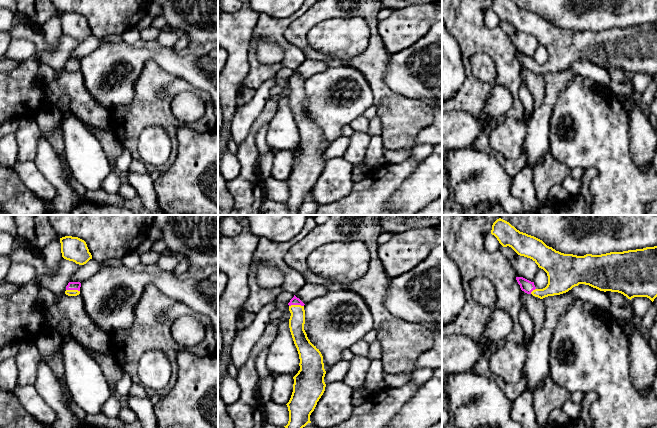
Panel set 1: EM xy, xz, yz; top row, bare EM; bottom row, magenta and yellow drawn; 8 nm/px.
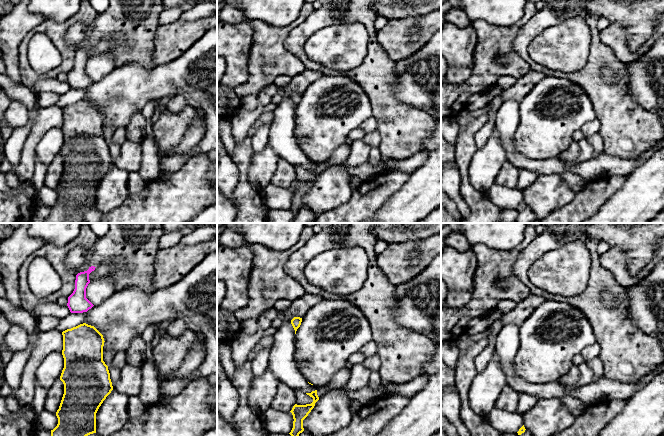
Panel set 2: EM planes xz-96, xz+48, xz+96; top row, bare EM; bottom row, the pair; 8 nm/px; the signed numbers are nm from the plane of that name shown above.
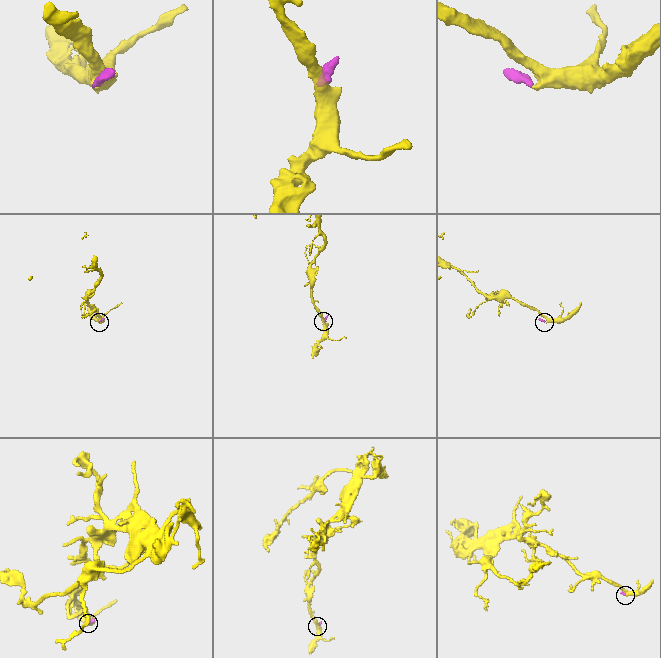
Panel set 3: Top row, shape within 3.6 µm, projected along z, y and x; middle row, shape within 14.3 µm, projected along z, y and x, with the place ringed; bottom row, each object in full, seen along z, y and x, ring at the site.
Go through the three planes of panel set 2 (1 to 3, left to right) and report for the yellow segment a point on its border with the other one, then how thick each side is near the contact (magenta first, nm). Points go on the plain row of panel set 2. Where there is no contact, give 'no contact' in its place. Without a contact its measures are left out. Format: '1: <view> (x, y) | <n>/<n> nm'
1: no contact
2: no contact
3: no contact

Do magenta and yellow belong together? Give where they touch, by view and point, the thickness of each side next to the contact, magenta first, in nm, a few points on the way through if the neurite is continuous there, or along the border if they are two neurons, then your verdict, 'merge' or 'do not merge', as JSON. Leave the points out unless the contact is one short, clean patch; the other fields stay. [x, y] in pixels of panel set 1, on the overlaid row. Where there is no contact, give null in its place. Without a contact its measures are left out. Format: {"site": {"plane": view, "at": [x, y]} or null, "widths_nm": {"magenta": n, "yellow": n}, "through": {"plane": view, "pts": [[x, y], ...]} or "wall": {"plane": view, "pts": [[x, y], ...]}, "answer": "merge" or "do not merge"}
{"site": {"plane": "xz", "at": [296, 304]}, "widths_nm": {"magenta": 60, "yellow": 130}, "through": {"plane": "xz", "pts": [[294, 301], [296, 304], [297, 319]]}, "answer": "merge"}

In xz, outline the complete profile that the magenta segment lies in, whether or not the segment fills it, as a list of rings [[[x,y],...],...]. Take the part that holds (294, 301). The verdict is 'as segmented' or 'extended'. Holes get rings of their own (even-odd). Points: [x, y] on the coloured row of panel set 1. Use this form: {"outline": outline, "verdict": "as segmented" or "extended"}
{"outline": [[[295,295],[288,303],[291,313],[289,328],[300,359],[300,370],[293,377],[293,392],[286,404],[289,421],[285,428],[303,428],[310,421],[317,402],[325,391],[323,356],[314,346],[304,330],[304,303]]], "verdict": "extended"}

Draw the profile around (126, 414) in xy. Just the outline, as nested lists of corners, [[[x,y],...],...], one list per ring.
[[[128,406],[121,409],[118,418],[125,424],[130,424],[139,420],[138,416]]]

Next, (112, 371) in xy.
[[[87,351],[87,353],[98,363],[109,387],[113,390],[124,374],[123,369],[117,364],[114,355],[98,354],[93,351]]]

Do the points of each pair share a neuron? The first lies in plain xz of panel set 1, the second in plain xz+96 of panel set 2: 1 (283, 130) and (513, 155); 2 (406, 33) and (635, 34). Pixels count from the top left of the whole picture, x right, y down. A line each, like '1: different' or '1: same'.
1: same
2: different

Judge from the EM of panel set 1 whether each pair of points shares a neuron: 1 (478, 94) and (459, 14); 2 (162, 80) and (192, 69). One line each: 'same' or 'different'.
1: same
2: different

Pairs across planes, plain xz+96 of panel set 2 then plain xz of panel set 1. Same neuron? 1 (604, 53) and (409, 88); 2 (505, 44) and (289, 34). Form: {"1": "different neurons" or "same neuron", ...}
{"1": "different neurons", "2": "different neurons"}

